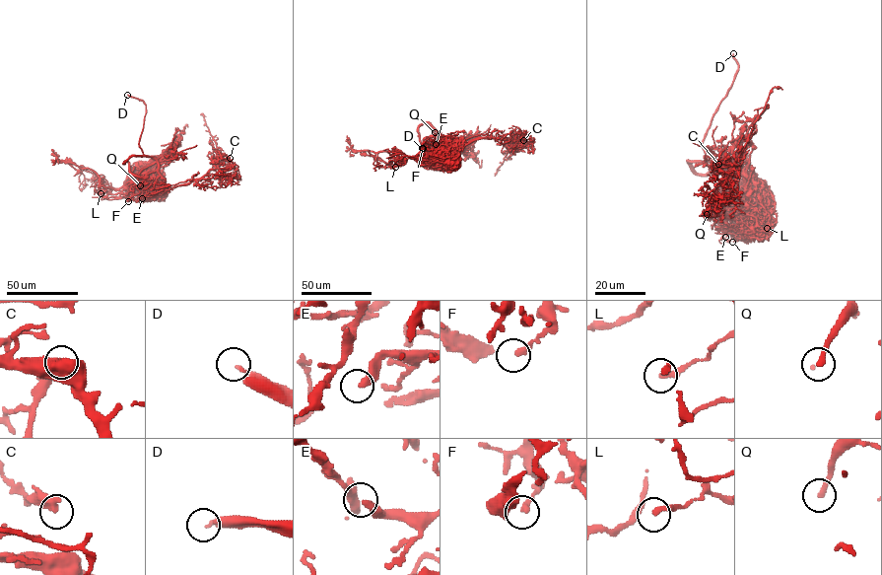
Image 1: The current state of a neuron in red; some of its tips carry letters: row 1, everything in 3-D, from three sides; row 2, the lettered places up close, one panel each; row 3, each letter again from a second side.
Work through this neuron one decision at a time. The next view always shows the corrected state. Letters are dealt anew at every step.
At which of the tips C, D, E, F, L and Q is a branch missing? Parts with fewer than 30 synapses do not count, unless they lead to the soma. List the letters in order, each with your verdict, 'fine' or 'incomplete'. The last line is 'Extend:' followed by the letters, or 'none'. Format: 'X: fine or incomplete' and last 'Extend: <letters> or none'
C: fine
D: incomplete
E: incomplete
F: fine
L: fine
Q: fine
Extend: D, E

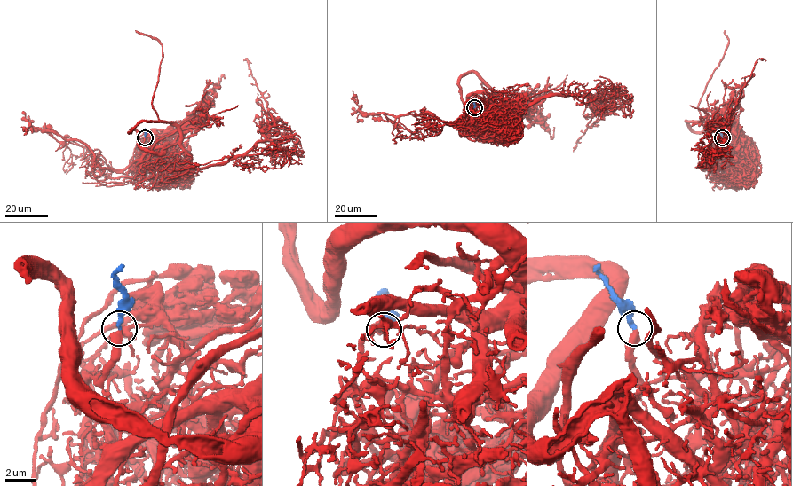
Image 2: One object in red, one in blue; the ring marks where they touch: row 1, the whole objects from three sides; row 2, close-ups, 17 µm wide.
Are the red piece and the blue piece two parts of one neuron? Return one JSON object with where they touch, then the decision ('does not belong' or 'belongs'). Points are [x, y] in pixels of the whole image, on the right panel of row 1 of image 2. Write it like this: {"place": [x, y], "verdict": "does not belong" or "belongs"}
{"place": [722, 137], "verdict": "belongs"}

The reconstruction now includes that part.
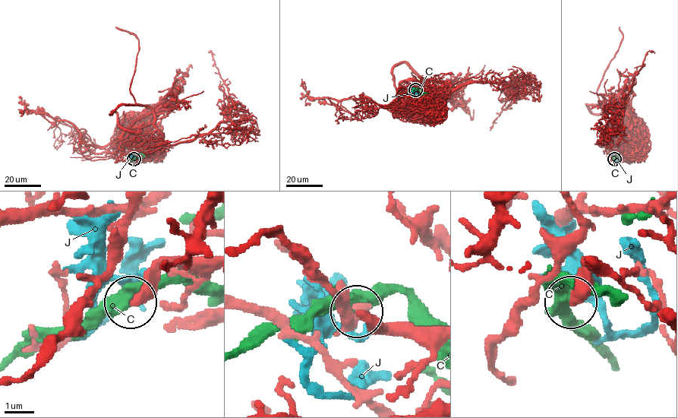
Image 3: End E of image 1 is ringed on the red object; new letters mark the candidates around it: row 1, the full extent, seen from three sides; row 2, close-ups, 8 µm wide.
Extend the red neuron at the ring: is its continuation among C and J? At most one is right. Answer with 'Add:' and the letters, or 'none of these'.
Add: none of these

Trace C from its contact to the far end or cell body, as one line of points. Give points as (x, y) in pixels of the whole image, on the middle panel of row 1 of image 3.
C: (416, 90), (418, 88), (425, 93), (418, 93)

